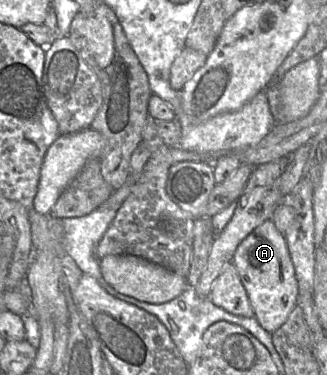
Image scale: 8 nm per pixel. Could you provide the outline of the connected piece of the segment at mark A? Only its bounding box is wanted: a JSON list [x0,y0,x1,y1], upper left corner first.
[231,220,298,332]

